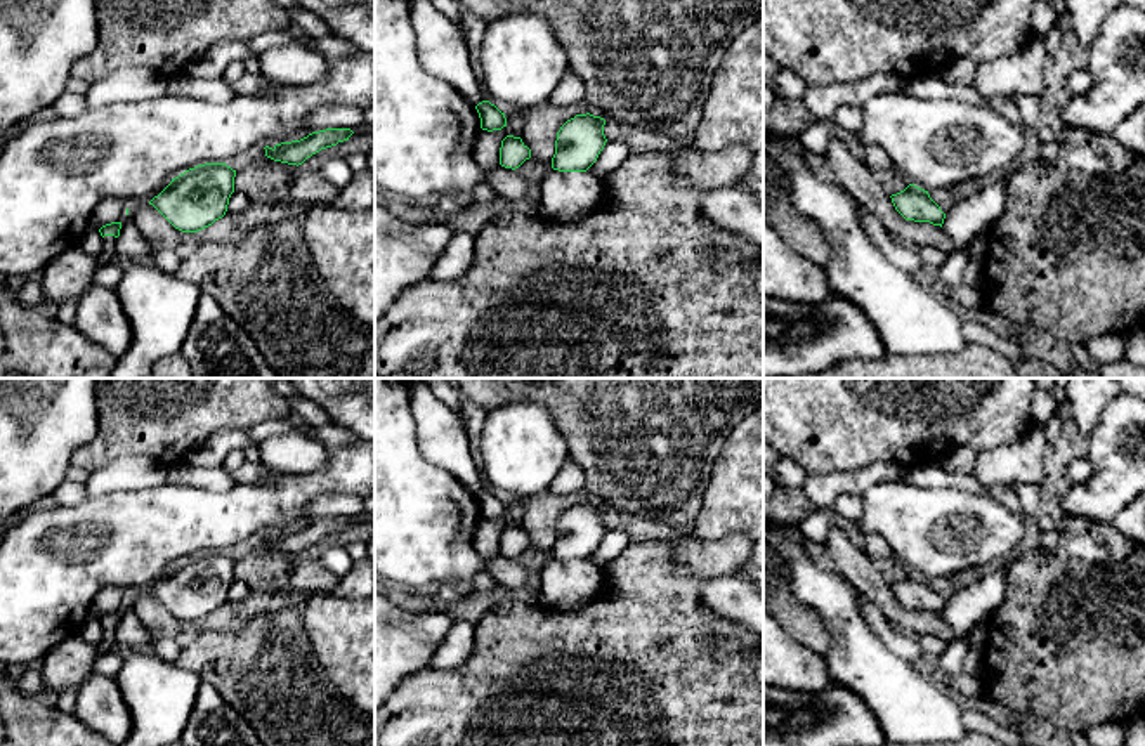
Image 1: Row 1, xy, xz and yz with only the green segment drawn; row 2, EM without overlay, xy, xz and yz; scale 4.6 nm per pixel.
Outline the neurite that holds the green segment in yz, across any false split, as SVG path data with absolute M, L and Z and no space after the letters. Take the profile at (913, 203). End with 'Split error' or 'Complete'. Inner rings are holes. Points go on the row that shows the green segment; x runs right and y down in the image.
M909 184L904 191L892 194L895 210L906 219L914 222L930 222L933 226L944 224L945 213L930 198L928 191Z. Complete

